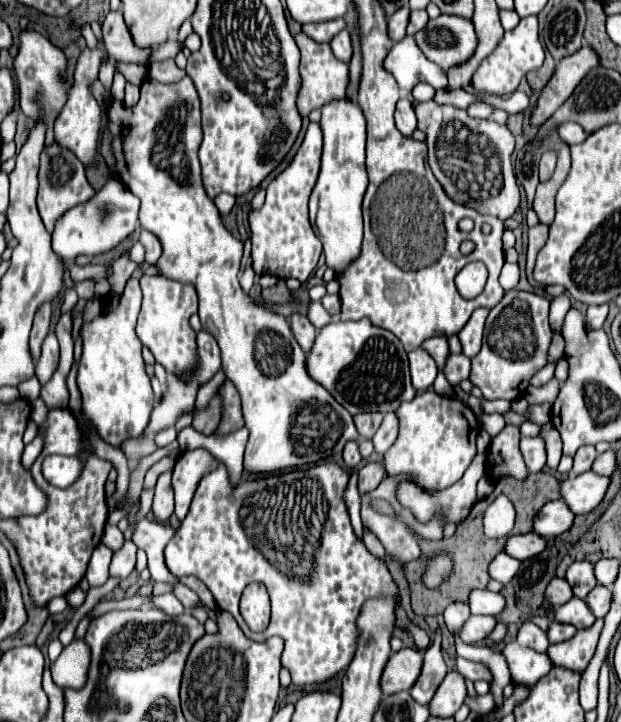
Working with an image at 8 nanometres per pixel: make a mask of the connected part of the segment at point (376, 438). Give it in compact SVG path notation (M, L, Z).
M394 412L384 414L384 420L380 424L380 428L376 430L376 434L372 436L372 444L374 444L374 452L384 454L388 450L388 446L394 444L398 436L398 418Z

